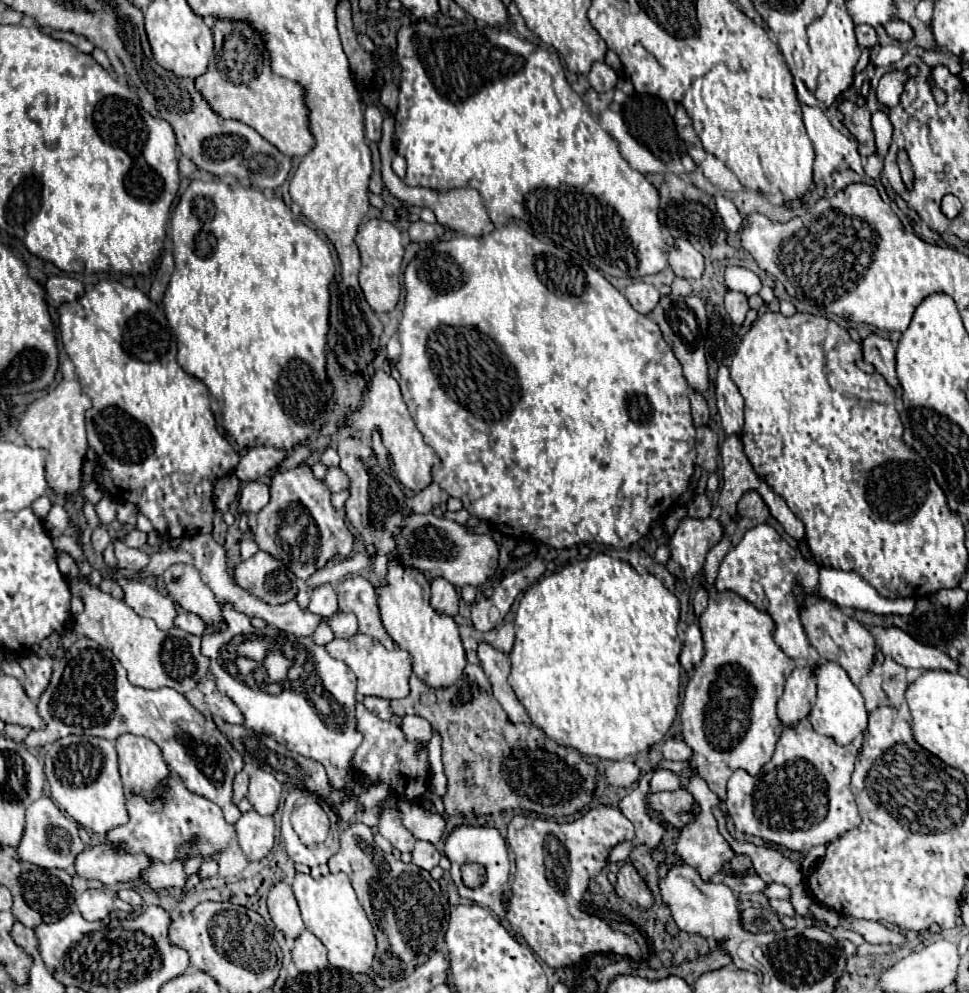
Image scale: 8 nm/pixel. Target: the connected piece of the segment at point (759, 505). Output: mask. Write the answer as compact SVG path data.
M747 491L747 493L741 497L741 501L739 501L739 505L737 505L737 513L739 513L741 521L737 523L737 533L733 533L733 539L731 539L733 545L737 545L737 543L741 541L741 537L743 537L751 527L761 525L761 523L769 523L769 525L775 527L777 532L789 545L795 548L798 547L798 541L790 537L783 530L782 526L771 517L765 501L761 499L761 495L759 495L757 491Z

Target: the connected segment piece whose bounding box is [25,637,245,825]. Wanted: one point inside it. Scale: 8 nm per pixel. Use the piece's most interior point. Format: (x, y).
(93, 696)

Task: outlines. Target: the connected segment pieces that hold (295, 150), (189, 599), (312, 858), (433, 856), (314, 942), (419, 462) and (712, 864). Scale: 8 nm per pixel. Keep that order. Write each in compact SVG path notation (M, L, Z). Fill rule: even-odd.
M215 21L215 53L209 71L195 79L195 89L207 105L223 119L237 119L253 127L263 139L275 145L287 157L303 157L313 149L309 131L309 111L303 103L305 89L269 69L269 55L257 31L245 21Z
M171 565L163 573L163 581L169 595L181 605L181 609L199 615L205 623L213 621L219 629L225 629L225 623L221 621L221 607L215 603L215 595L211 595L211 589L201 581L193 565Z
M289 795L287 797L287 807L283 809L283 823L281 823L281 837L285 841L285 849L287 849L287 855L297 861L297 863L307 863L309 867L317 865L317 863L323 863L325 859L315 853L315 849L309 849L305 847L303 843L299 843L299 837L291 831L291 823L289 823L289 815L291 815L291 807L295 807L295 799L297 795Z
M417 841L415 849L413 849L413 863L431 871L433 867L439 865L439 851L435 849L435 845L427 843L427 841Z
M307 929L295 939L293 957L297 961L297 969L303 973L317 973L329 963L325 945Z
M385 371L373 373L367 385L367 393L363 393L361 407L347 417L345 427L351 431L351 437L357 437L357 439L371 439L371 431L377 429L381 433L383 445L389 449L393 473L397 481L401 481L407 489L425 489L433 481L431 467L439 463L439 457L423 441L419 429L415 427L415 421L411 419L407 405L403 403L399 383L389 373Z
M691 777L687 789L689 789L689 793L699 801L701 811L699 811L699 815L697 815L691 823L687 823L687 827L679 829L679 835L677 835L677 839L675 839L675 855L681 859L683 865L693 867L693 869L699 873L699 877L701 877L703 881L709 881L717 871L721 871L721 867L723 867L727 861L731 861L731 857L735 855L735 851L733 851L731 845L723 839L723 835L719 833L717 821L715 821L715 817L713 817L713 813L711 813L711 807L719 803L717 795L715 795L715 793L707 787L707 783L705 783L703 779L699 779L699 777Z

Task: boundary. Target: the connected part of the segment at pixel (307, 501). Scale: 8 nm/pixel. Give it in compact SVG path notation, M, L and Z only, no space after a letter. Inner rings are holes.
M299 465L299 467L285 471L285 473L275 473L271 477L269 491L271 491L271 499L259 511L259 515L257 515L259 525L255 529L255 543L259 545L261 551L283 561L303 581L307 581L317 569L323 569L327 561L337 559L337 557L347 559L353 553L353 545L355 545L353 533L349 531L349 527L345 527L345 519L331 505L331 491L323 485L321 479L313 477L313 471L309 465ZM293 501L309 511L309 515L319 531L317 537L307 537L307 541L293 541L293 543L281 539L279 529L283 525L279 523L279 511L283 507L289 507Z

